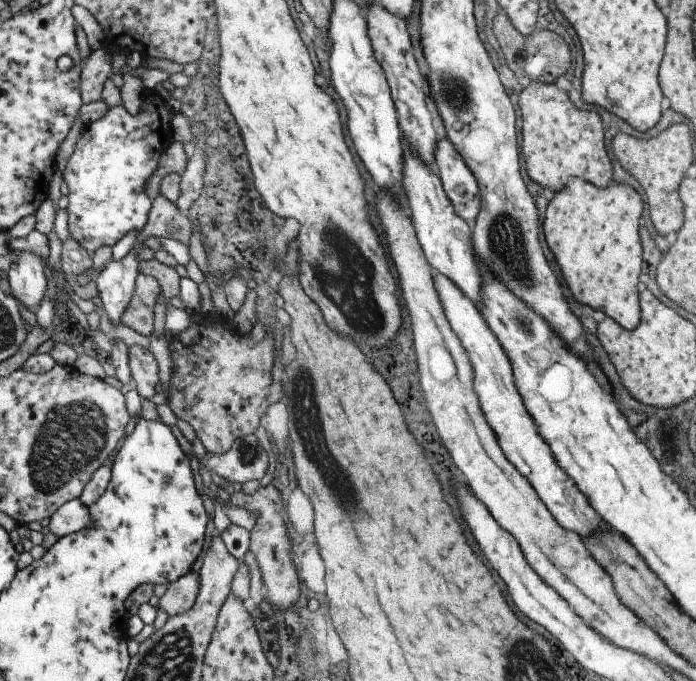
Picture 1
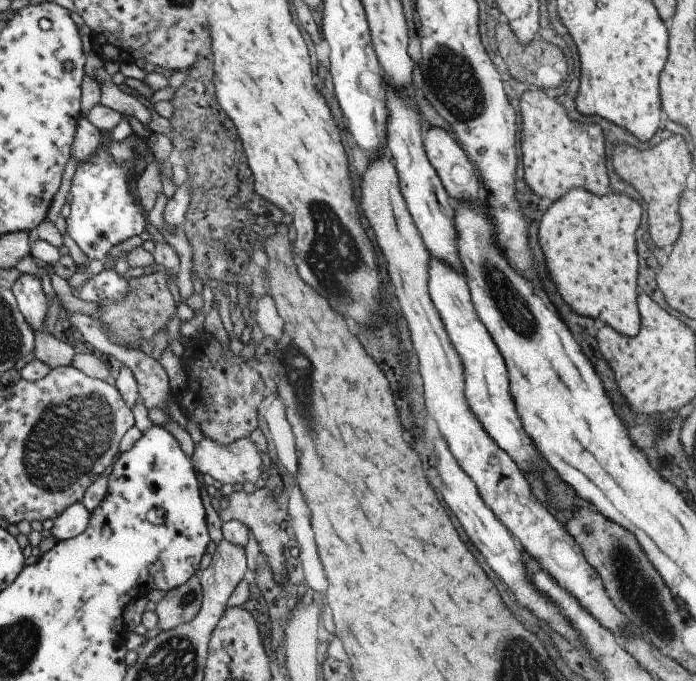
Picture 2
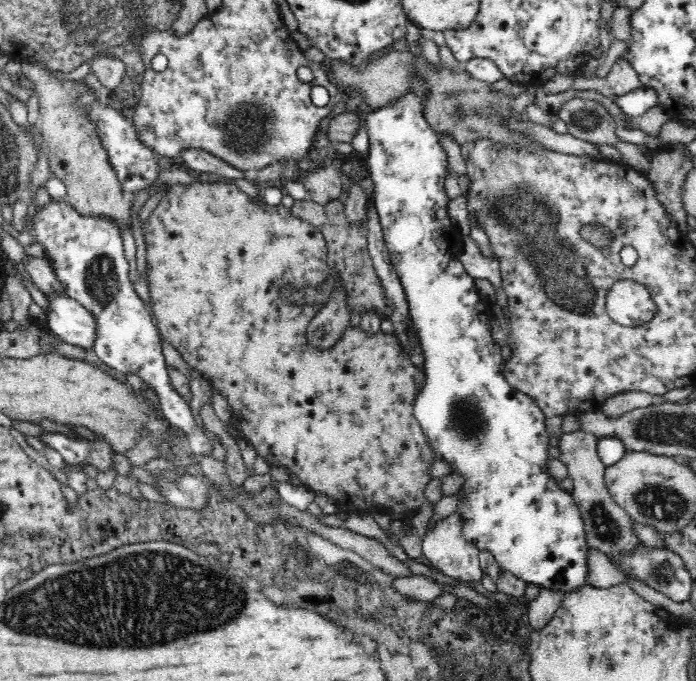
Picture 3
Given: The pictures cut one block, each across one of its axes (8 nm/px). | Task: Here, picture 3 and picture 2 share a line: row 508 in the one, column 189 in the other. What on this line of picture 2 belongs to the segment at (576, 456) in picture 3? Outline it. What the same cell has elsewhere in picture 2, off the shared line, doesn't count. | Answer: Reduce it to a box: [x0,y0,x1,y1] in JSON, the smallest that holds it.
[153,574,202,631]

